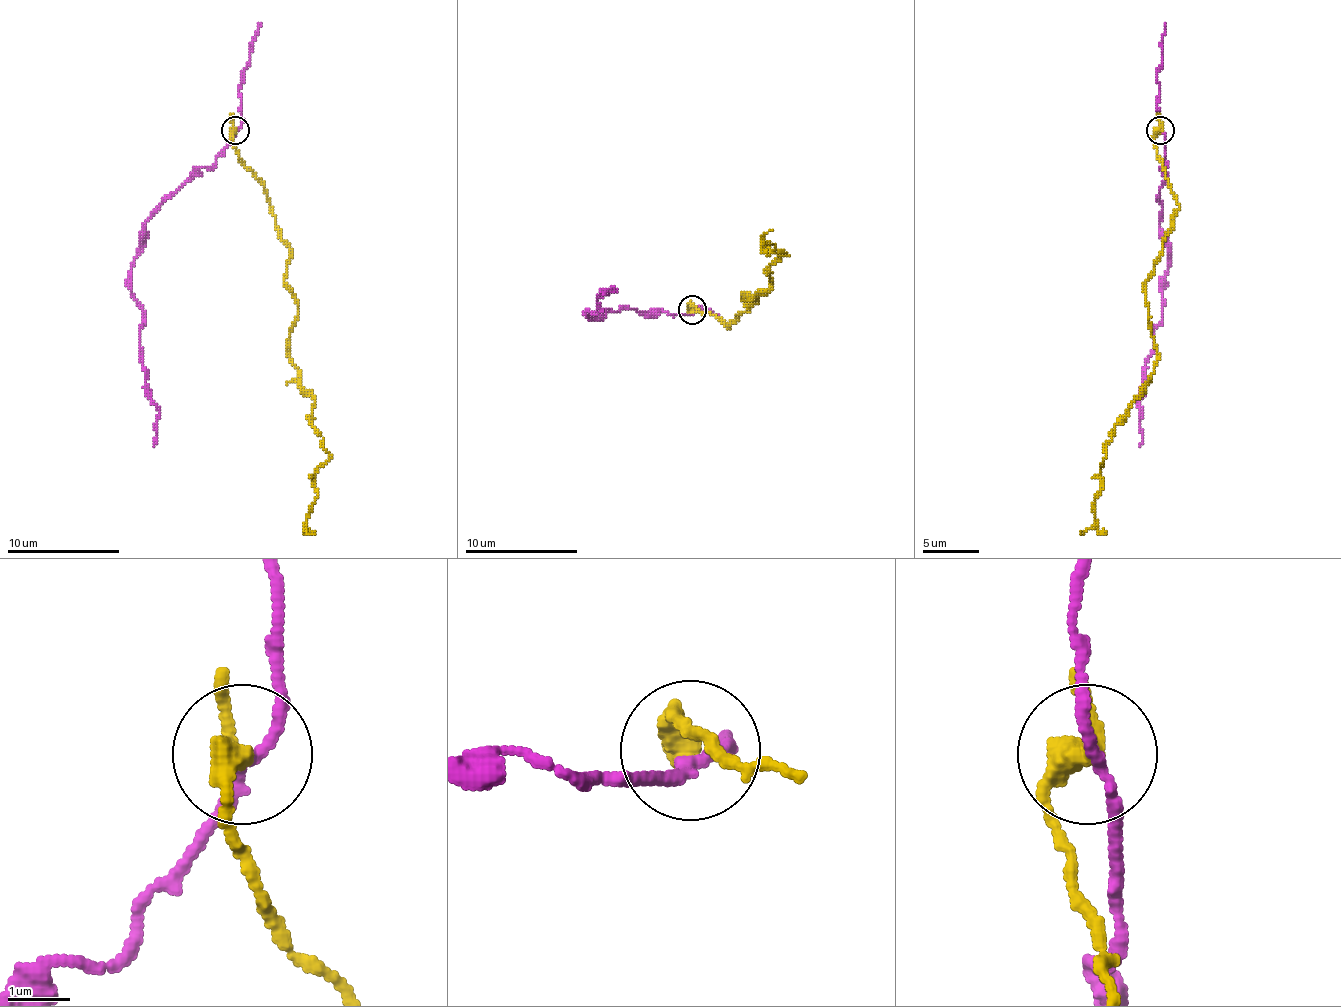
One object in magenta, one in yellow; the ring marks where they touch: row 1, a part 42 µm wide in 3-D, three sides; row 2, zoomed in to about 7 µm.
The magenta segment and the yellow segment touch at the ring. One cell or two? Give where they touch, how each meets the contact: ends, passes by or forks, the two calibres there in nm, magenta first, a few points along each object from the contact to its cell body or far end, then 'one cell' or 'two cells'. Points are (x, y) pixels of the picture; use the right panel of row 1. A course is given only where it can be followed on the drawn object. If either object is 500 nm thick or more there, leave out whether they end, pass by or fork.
at (1160, 130); magenta passes by; yellow passes by; 170 nm thick on the magenta side, 320 nm on the other; magenta runs (1162, 130), (1168, 269), (1162, 322), (1142, 373), (1140, 446); yellow runs (1159, 130), (1154, 147), (1179, 207), (1145, 283), (1154, 373), (1117, 424), (1094, 523), (1080, 531); two cells

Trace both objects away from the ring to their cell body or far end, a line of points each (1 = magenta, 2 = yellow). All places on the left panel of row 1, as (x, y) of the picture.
1: (236, 130), (216, 161), (148, 218), (131, 269), (145, 396), (159, 412), (154, 446)
2: (236, 130), (233, 147), (289, 249), (289, 350), (329, 455), (315, 475), (315, 531)

